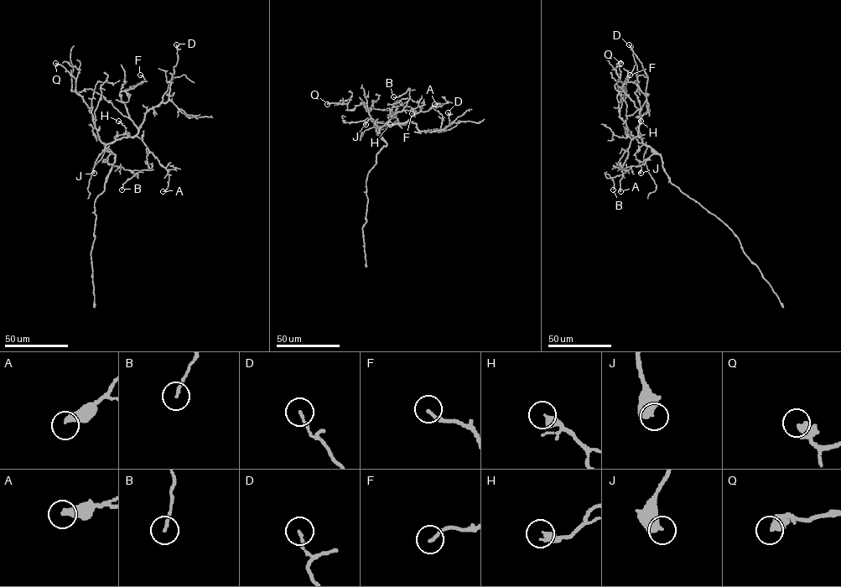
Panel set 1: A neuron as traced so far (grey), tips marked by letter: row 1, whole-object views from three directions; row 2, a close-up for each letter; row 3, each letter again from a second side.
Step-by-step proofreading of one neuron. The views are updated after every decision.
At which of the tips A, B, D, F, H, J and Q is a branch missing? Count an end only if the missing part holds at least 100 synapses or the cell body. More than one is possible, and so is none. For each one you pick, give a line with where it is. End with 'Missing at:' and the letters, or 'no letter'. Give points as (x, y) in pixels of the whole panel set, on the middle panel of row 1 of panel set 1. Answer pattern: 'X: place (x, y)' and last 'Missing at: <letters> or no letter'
Missing at: no letter

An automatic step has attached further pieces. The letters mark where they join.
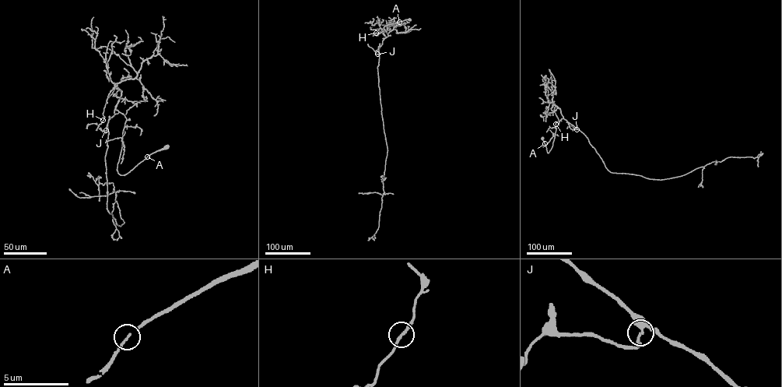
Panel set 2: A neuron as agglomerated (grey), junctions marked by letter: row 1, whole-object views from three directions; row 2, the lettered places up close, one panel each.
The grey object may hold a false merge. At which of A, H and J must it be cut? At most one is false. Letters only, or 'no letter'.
no letter

